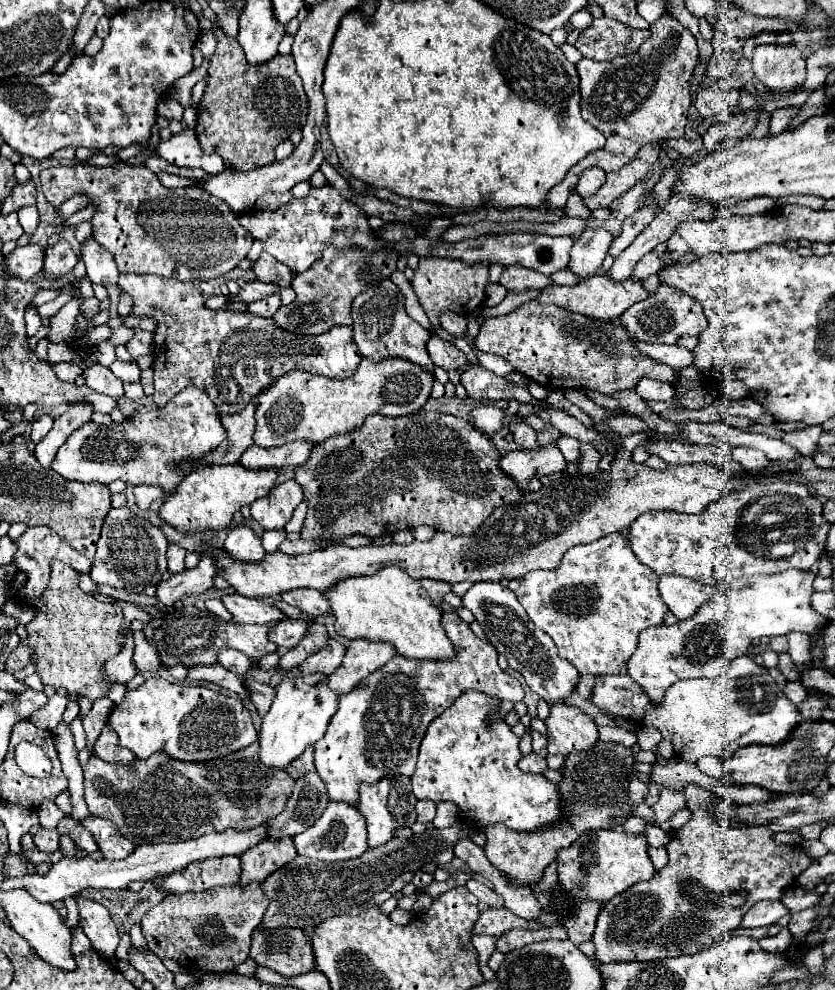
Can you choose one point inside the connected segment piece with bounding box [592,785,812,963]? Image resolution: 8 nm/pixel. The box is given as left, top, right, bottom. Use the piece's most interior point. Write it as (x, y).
(712, 877)

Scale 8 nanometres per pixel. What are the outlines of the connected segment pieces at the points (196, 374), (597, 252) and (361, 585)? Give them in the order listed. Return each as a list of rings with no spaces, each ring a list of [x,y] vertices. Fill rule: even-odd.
[[[120,275],[118,285],[122,291],[126,291],[134,299],[134,317],[152,317],[156,319],[156,331],[154,331],[154,403],[158,407],[164,407],[178,391],[186,389],[188,385],[194,385],[210,397],[210,401],[218,407],[218,415],[232,415],[242,411],[260,391],[270,387],[278,377],[290,373],[290,371],[308,371],[318,373],[330,379],[346,379],[354,375],[358,369],[362,355],[352,339],[352,327],[340,325],[332,327],[326,333],[320,335],[294,335],[288,331],[282,331],[274,319],[262,319],[258,315],[250,313],[238,313],[238,311],[210,311],[202,303],[200,289],[192,281],[178,281],[178,279],[166,279],[158,275]]]
[[[586,229],[574,241],[574,247],[570,249],[570,263],[566,269],[580,277],[578,283],[586,281],[590,275],[600,273],[612,239],[614,237],[604,229]]]
[[[384,567],[372,577],[344,579],[324,595],[336,615],[334,629],[340,637],[368,639],[374,643],[386,641],[394,645],[396,655],[408,659],[454,659],[456,647],[440,625],[442,609],[432,603],[420,581],[410,579],[410,575],[398,567]]]

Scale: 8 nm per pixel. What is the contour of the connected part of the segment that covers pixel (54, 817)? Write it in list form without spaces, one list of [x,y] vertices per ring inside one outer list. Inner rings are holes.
[[[44,801],[38,809],[38,817],[40,817],[40,827],[52,829],[56,828],[59,821],[64,818],[64,813],[54,805],[54,801]]]

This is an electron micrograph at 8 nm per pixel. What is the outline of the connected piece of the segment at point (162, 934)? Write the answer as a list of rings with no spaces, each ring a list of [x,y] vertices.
[[[146,883],[142,891],[146,891],[146,907],[152,907],[142,919],[142,933],[148,941],[148,949],[160,959],[176,961],[186,971],[224,971],[244,963],[250,953],[250,935],[260,925],[270,903],[260,883],[250,883],[244,889],[240,885],[214,887],[212,891],[188,893],[182,897],[166,897],[166,893],[156,891],[152,883]]]

